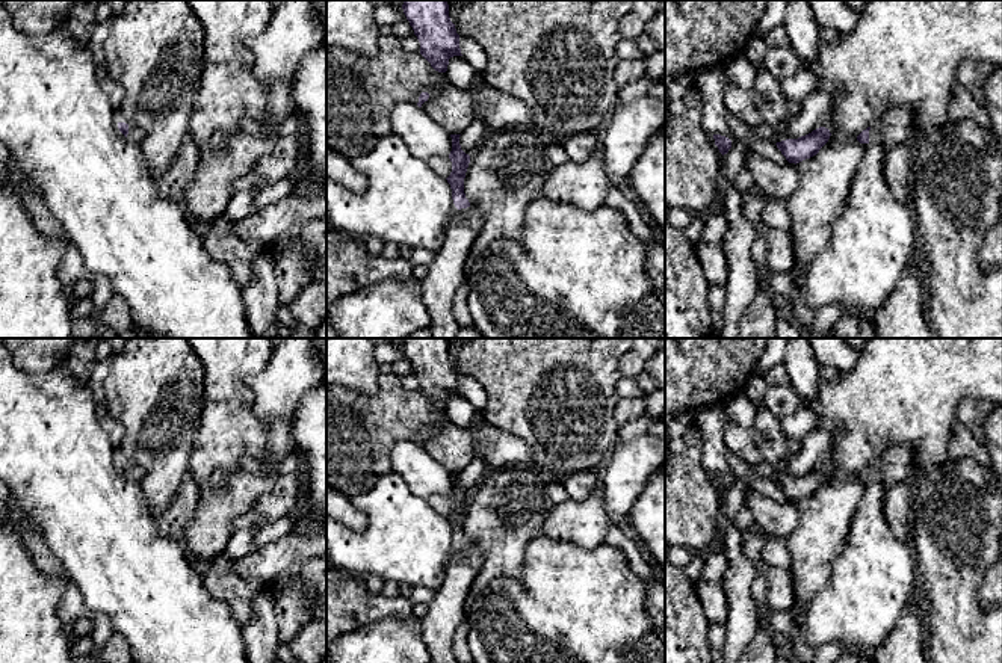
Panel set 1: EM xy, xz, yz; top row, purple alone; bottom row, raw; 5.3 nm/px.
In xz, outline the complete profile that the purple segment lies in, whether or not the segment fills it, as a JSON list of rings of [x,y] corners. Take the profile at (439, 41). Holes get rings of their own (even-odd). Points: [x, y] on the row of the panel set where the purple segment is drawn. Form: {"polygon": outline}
{"polygon": [[[405,0],[402,9],[420,42],[420,54],[435,71],[446,72],[449,59],[462,56],[447,2]]]}

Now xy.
{"polygon": [[[116,112],[116,121],[118,121],[118,128],[119,131],[135,145],[139,145],[142,140],[144,140],[144,130],[138,125],[130,125],[130,124],[125,124],[119,113]]]}

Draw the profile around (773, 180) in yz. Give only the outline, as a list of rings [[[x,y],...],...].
[[[756,153],[745,159],[745,165],[757,192],[766,198],[786,201],[799,186],[798,171],[793,165],[780,165]]]

